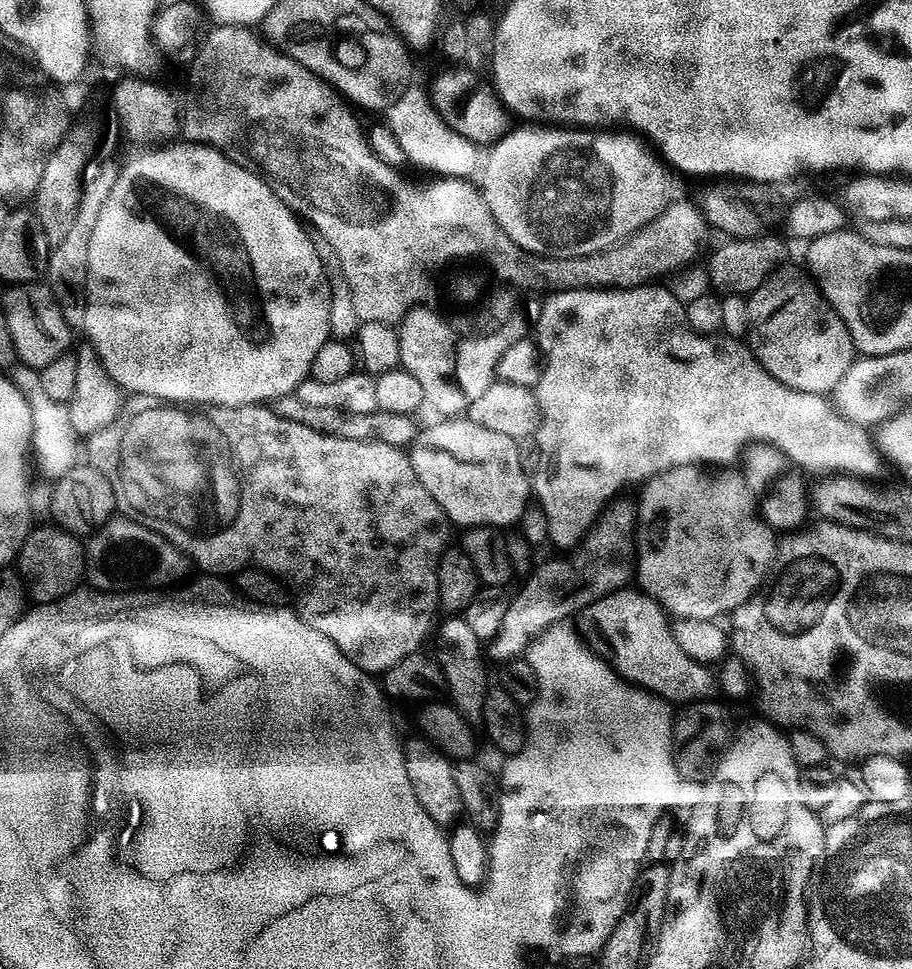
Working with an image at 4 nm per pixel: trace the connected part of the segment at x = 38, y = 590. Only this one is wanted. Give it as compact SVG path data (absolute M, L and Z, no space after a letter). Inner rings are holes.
M59 526L51 527L33 527L22 542L20 554L14 561L27 595L31 599L33 596L36 604L52 604L55 600L61 600L79 585L76 584L79 580L82 580L81 541L73 533L65 532Z

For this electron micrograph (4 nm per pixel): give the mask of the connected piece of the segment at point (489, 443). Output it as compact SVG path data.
M467 418L441 421L425 432L423 429L407 449L418 482L426 486L430 498L442 506L453 525L493 530L519 525L522 514L530 507L530 480L528 484L517 437L486 430L486 426Z

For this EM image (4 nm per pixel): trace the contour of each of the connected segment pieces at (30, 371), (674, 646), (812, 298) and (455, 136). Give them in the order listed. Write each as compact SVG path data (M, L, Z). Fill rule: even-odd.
M17 365L10 374L12 383L23 397L28 400L31 410L32 426L32 458L34 470L39 476L49 482L55 482L65 476L70 469L77 465L78 452L82 450L80 435L70 419L67 405L60 400L47 396L47 391L43 389L42 378L39 369Z
M625 586L608 596L602 596L590 608L592 620L596 623L597 630L604 635L605 642L612 647L610 660L617 673L627 680L629 684L642 688L645 692L650 692L654 696L659 696L665 702L673 702L672 700L695 702L711 697L713 695L712 688L714 692L713 673L705 665L687 656L678 647L678 642L674 642L672 625L664 609L643 591L635 590L636 592L631 592L630 589L631 587Z
M773 274L765 280L762 286L758 286L747 297L748 309L750 310L750 322L752 323L750 329L750 347L752 353L755 354L756 360L768 373L774 378L778 378L778 382L782 382L786 386L790 386L794 390L802 390L803 392L809 392L810 394L818 394L824 396L830 394L838 386L838 382L842 382L842 374L846 374L846 370L850 370L852 361L857 359L858 353L854 345L852 345L852 339L850 338L850 330L846 330L846 326L842 322L840 315L828 305L828 299L820 293L820 289L815 280L804 276L780 276L781 274Z
M418 84L409 85L398 102L386 110L387 116L386 124L409 161L436 170L435 173L441 177L467 179L478 189L484 186L484 172L488 172L488 160L492 160L492 147L475 143L450 127L425 89L423 91Z

